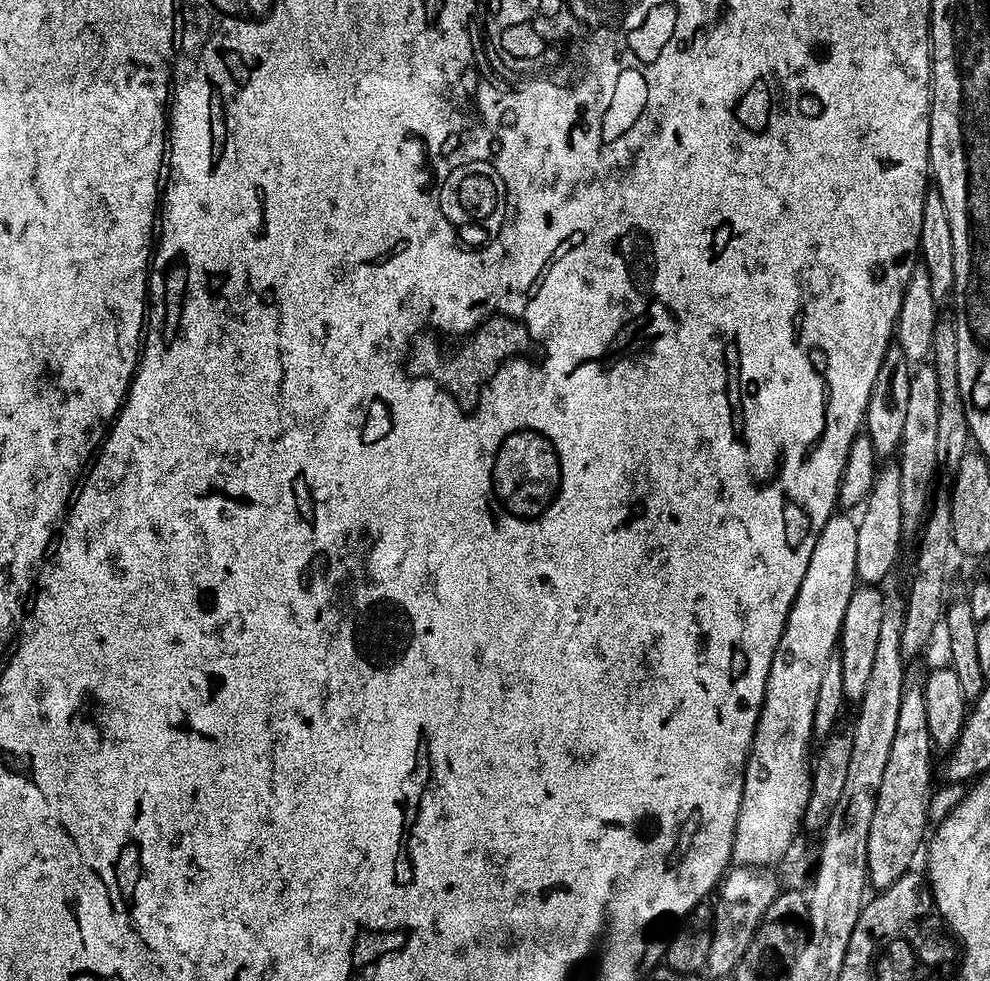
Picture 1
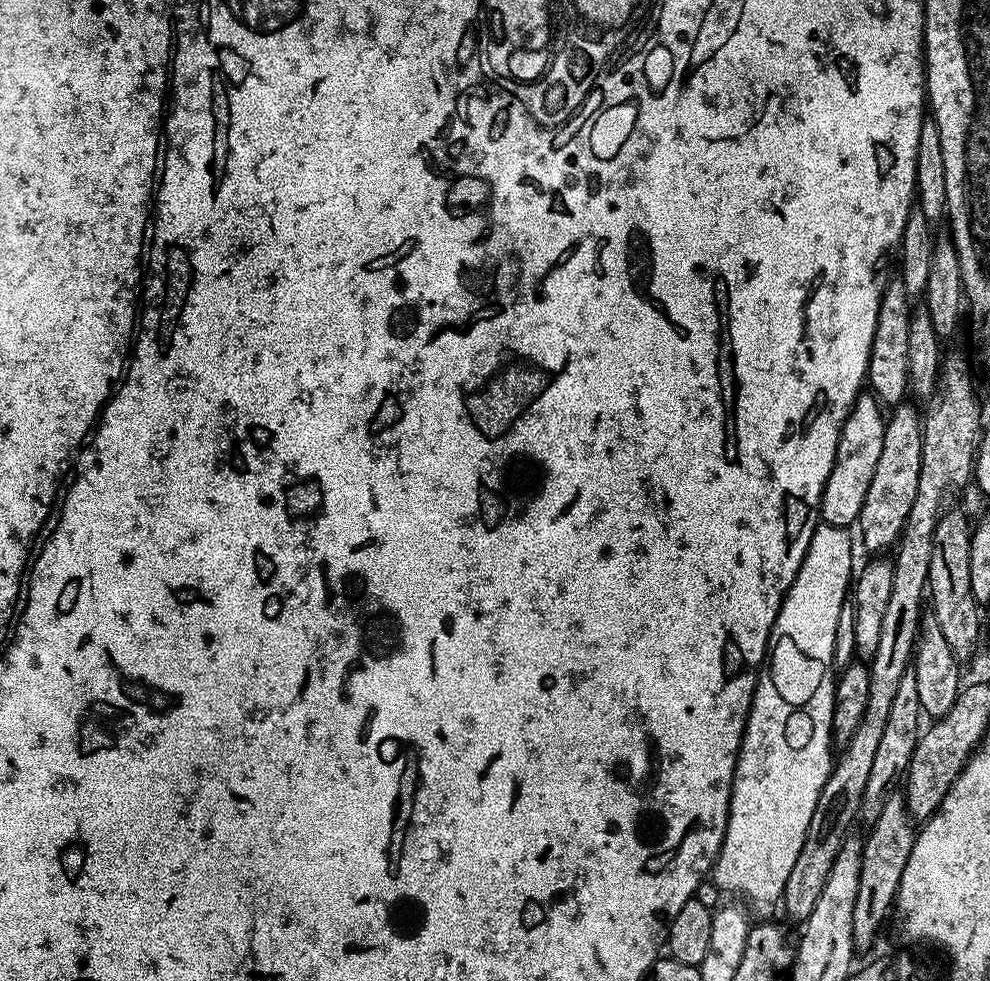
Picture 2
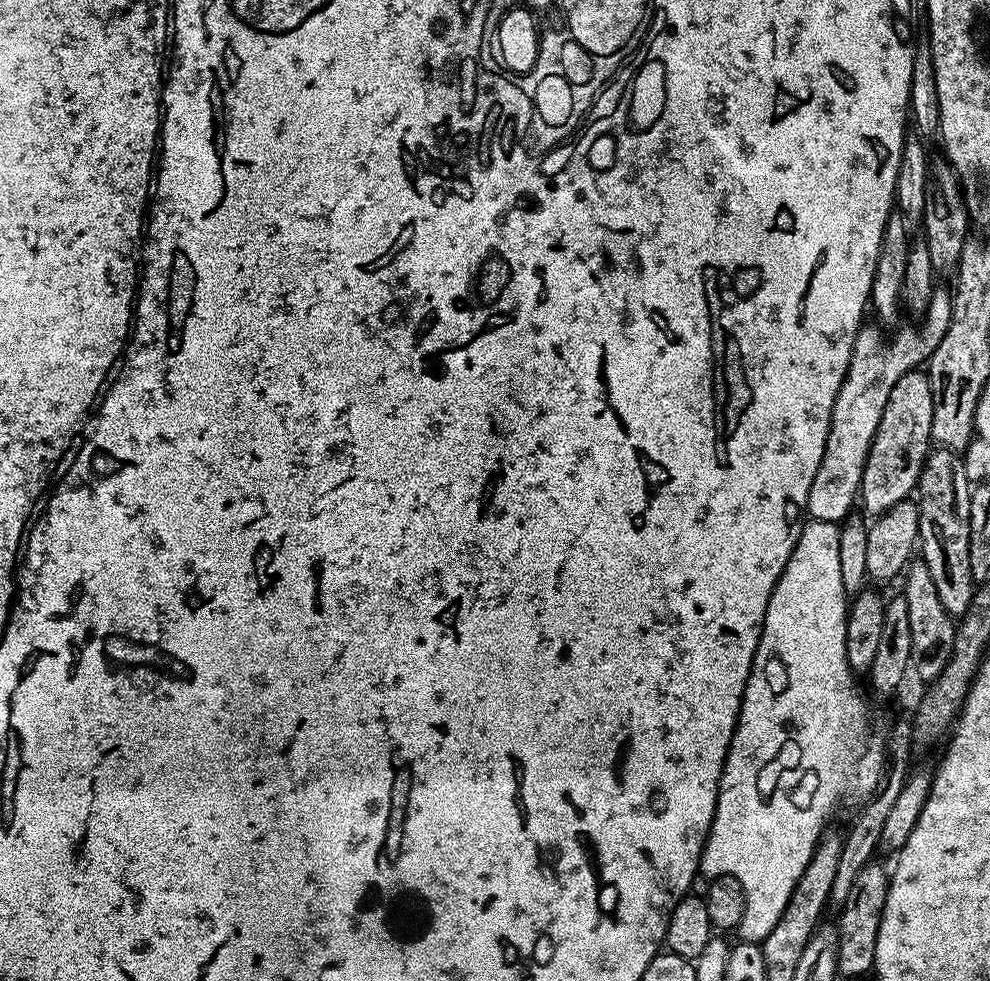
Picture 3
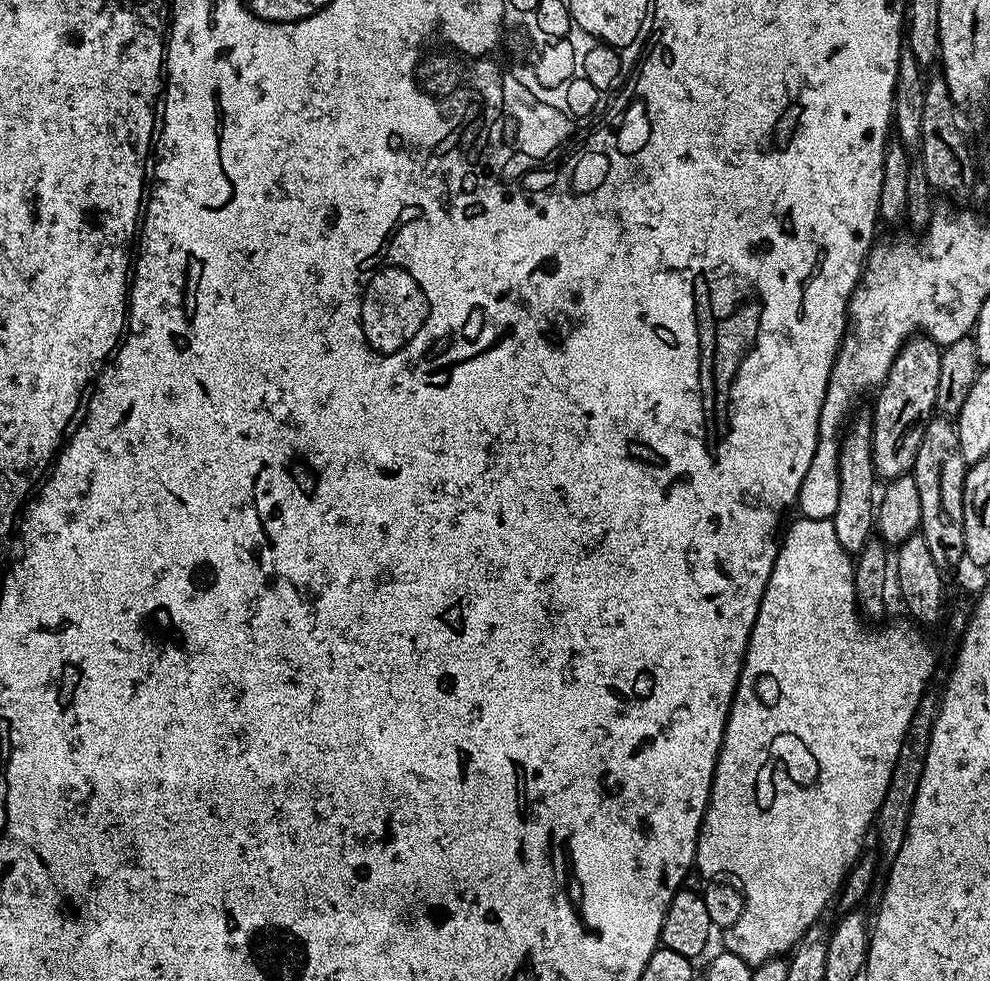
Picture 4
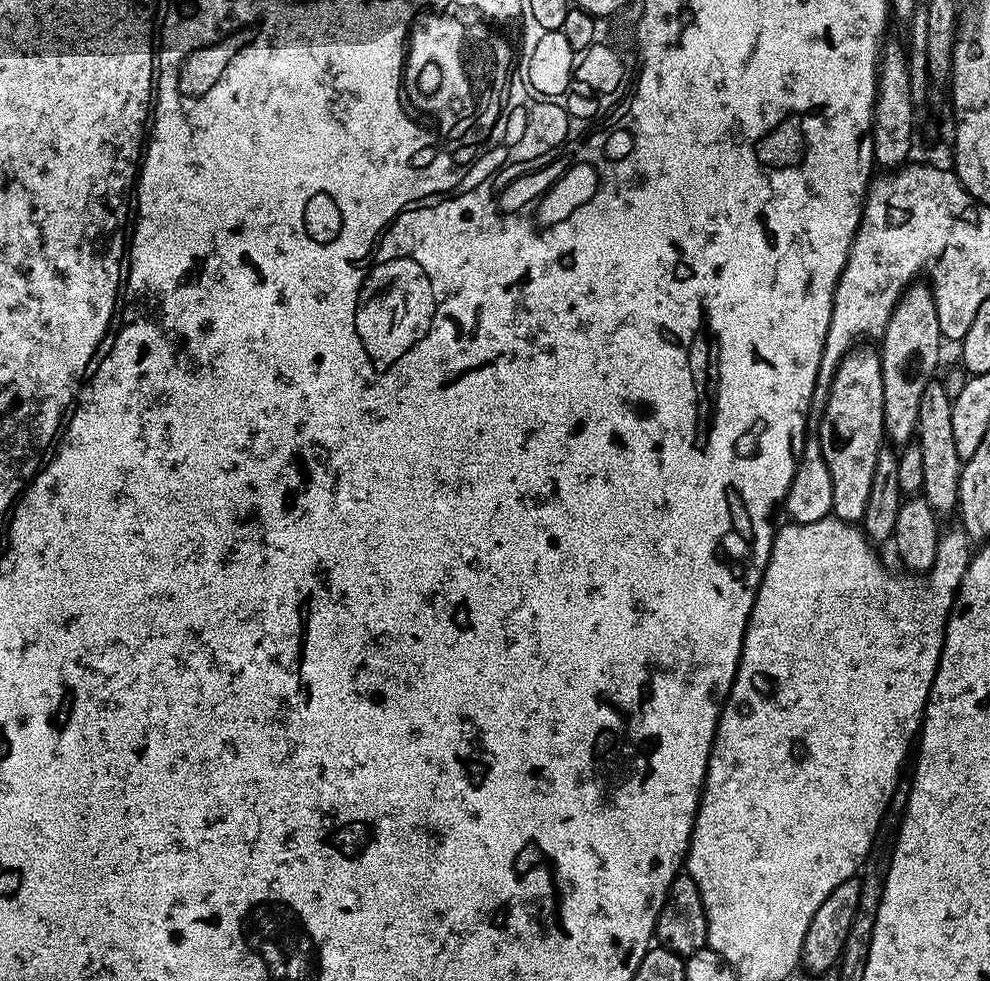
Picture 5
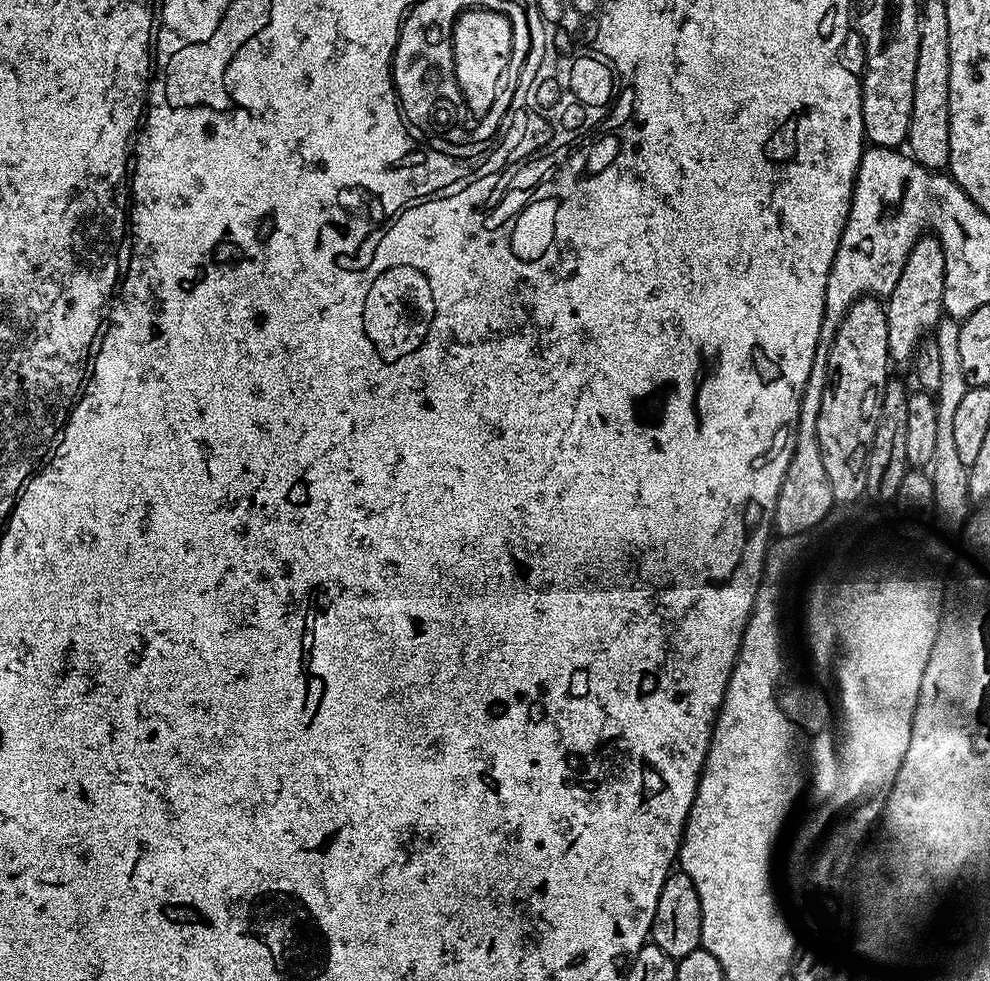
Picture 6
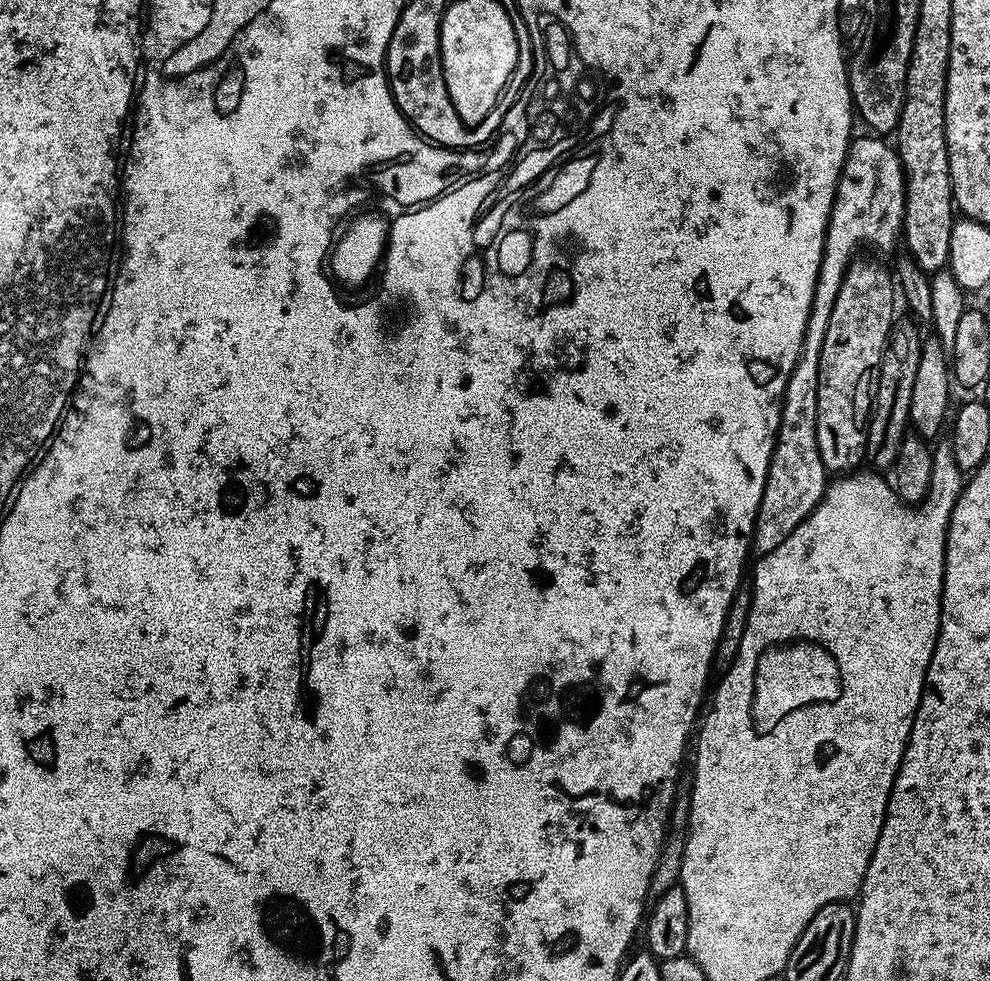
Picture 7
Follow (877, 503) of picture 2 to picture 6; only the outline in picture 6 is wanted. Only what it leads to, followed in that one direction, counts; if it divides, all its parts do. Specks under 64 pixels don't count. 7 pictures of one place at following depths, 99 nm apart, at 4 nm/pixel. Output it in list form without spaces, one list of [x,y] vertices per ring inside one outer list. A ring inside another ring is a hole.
[[[925,234],[914,242],[910,254],[906,258],[906,266],[902,266],[902,274],[898,274],[898,286],[886,297],[888,314],[888,354],[893,361],[904,364],[916,355],[920,341],[935,329],[944,312],[944,275],[946,274],[946,258],[935,234]]]

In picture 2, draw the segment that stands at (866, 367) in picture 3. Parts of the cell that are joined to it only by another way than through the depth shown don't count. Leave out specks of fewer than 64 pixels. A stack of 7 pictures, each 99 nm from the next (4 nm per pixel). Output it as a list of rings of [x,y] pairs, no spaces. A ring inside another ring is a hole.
[[[861,394],[856,397],[838,438],[830,478],[826,478],[826,486],[822,490],[820,520],[823,523],[851,529],[859,521],[862,502],[866,502],[866,490],[870,490],[870,482],[874,479],[874,470],[878,466],[878,457],[882,455],[885,423],[885,409],[875,396]]]

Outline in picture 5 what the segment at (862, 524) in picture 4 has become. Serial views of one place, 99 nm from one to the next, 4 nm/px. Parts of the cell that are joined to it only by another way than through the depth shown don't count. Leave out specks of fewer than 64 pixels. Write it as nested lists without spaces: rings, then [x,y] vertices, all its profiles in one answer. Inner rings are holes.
[[[853,347],[852,351],[840,359],[832,379],[832,387],[826,393],[828,405],[824,408],[824,421],[820,424],[820,444],[818,450],[824,455],[826,470],[830,470],[830,482],[834,486],[831,515],[847,524],[859,525],[866,514],[866,504],[870,502],[870,486],[874,486],[874,474],[878,453],[882,451],[886,433],[884,430],[884,387],[882,386],[882,366],[879,351],[874,347]]]

